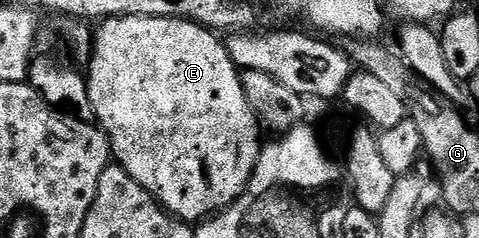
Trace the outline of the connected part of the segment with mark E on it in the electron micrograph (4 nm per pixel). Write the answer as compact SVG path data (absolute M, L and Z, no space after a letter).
M109 16L99 25L100 29L95 29L94 43L92 45L92 58L87 61L86 79L88 81L88 93L90 94L90 102L93 104L95 112L95 123L99 125L105 136L108 137L108 145L112 147L112 154L115 163L126 170L126 174L130 174L130 178L134 178L134 182L138 182L138 186L142 186L148 193L164 207L165 212L171 212L177 220L185 222L200 222L205 218L225 209L228 205L232 204L244 192L244 187L254 174L254 166L260 157L260 150L262 147L262 125L257 119L256 112L251 108L250 102L246 98L246 94L242 90L242 82L240 81L241 69L237 68L234 61L230 58L228 53L227 43L217 33L213 32L211 28L203 28L200 24L194 24L190 20L176 20L174 17L170 18L154 18L153 16Z

